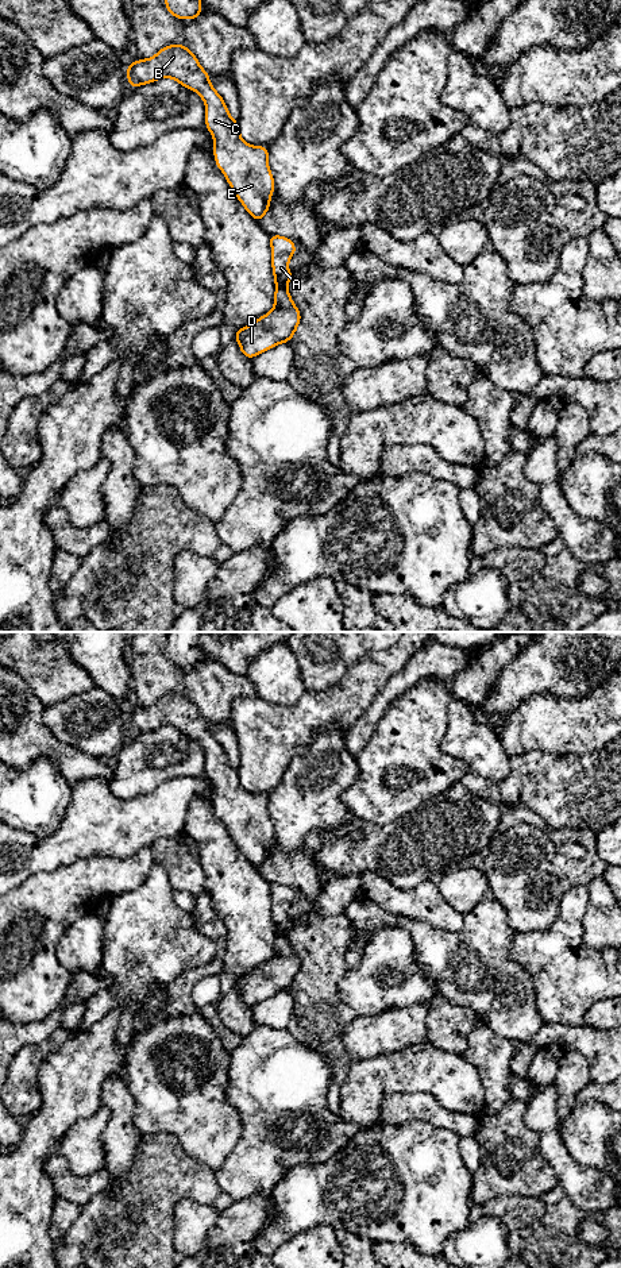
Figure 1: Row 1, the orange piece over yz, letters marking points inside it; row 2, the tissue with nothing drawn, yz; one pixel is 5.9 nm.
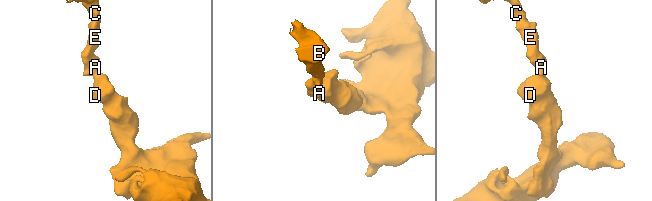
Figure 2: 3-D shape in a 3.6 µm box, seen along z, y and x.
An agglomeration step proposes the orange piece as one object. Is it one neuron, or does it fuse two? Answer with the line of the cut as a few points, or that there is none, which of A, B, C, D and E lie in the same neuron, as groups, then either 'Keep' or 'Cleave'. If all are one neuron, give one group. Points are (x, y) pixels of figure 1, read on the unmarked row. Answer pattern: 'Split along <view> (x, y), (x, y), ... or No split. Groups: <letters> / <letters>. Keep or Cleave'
Split along yz (277, 933), (285, 936). Groups: A B C E / D. Cleave

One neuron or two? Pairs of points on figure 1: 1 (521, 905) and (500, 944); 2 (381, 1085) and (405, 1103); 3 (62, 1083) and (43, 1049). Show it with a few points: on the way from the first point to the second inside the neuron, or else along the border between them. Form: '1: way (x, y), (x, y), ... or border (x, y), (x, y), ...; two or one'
1: border (494, 898), (504, 908), (506, 921), (516, 931); two
2: border (424, 1091), (388, 1097), (377, 1121); two
3: border (70, 1036), (42, 1063), (39, 1068), (39, 1089); two

